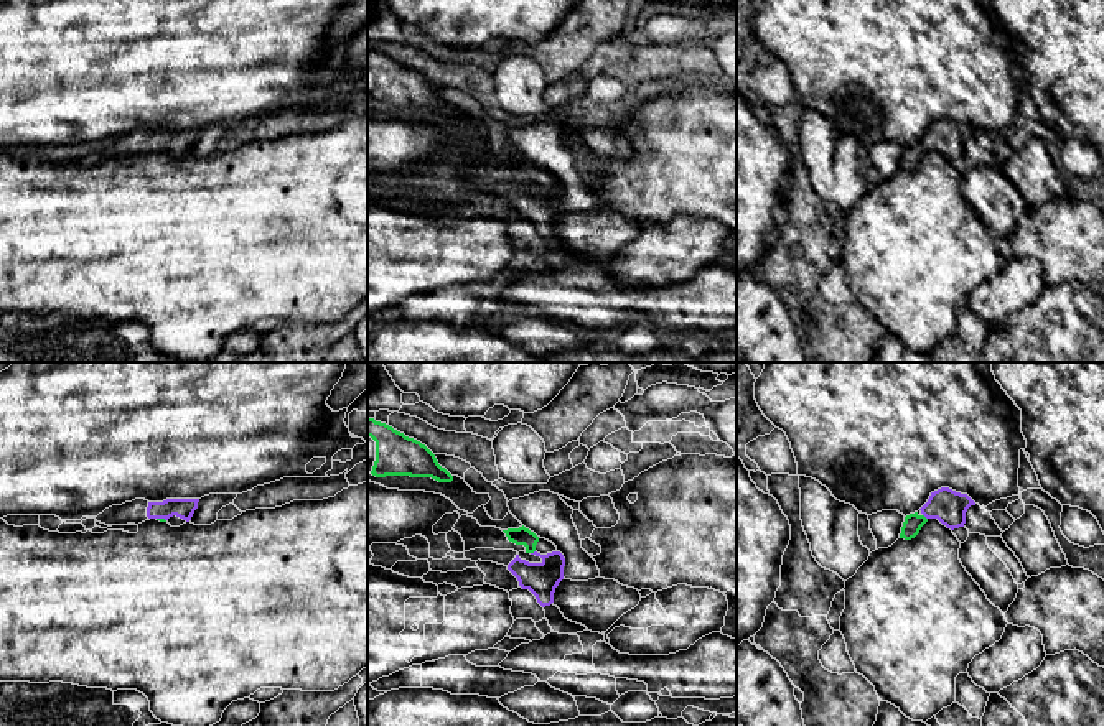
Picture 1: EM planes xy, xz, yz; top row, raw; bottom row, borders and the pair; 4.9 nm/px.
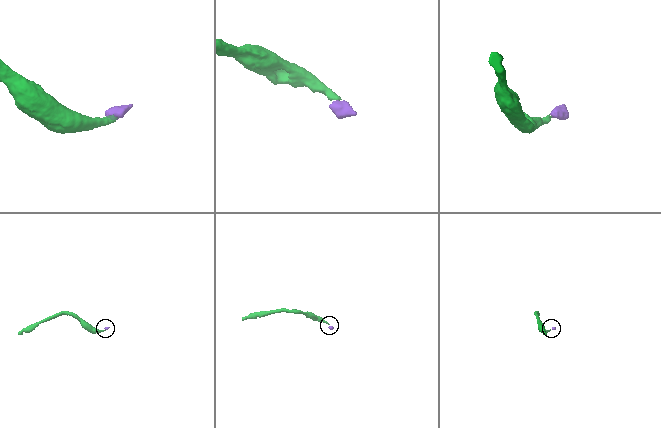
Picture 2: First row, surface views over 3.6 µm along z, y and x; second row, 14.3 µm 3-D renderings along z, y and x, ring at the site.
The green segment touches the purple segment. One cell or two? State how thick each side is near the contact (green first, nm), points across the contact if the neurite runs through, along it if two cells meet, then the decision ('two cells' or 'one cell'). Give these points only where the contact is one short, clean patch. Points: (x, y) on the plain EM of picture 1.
calibres 90 and 160 nm; way xz (521, 167), (533, 183), (544, 191), (541, 209); one cell

